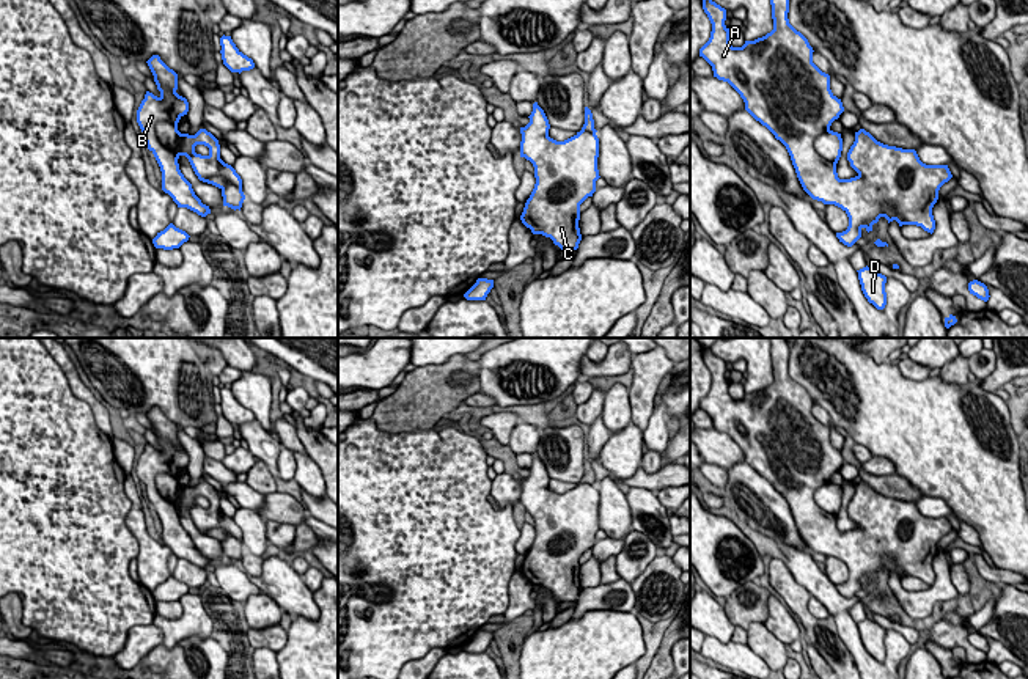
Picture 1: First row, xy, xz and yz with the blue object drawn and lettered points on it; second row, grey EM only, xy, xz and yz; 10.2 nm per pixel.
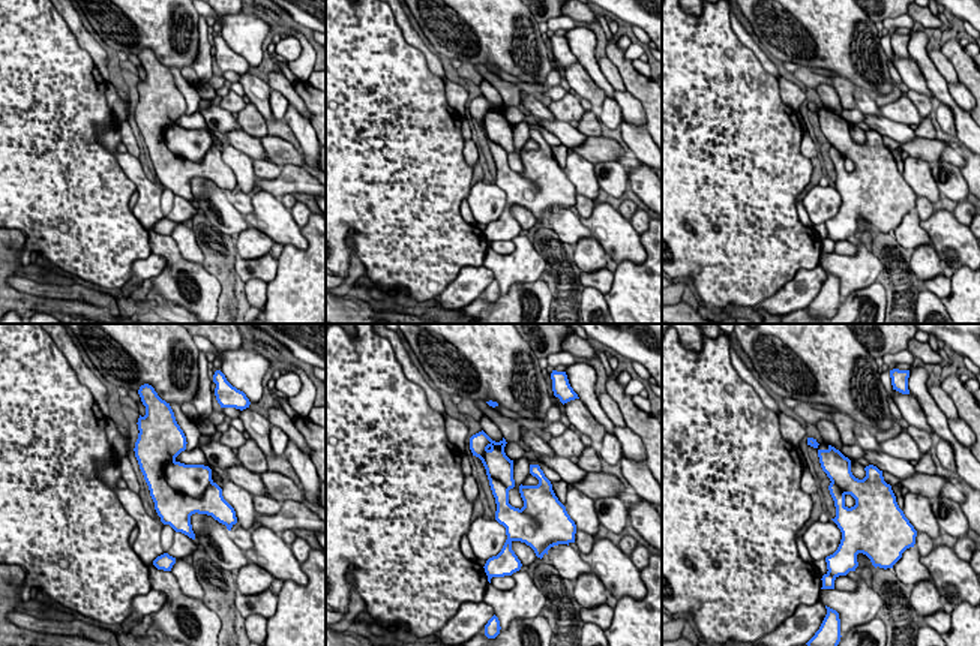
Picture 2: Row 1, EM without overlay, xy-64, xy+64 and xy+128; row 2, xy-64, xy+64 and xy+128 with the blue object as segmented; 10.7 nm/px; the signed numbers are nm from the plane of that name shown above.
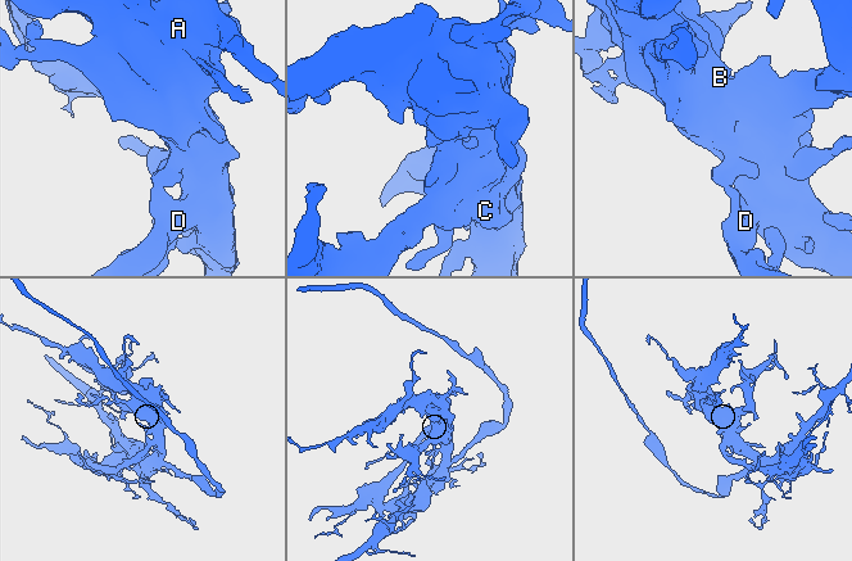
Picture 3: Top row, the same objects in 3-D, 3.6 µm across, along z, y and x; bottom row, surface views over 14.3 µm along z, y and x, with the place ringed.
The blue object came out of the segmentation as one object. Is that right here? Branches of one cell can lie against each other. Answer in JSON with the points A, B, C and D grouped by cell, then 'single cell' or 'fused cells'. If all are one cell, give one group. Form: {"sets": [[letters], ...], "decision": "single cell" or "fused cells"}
{"sets": [["A", "B", "C", "D"]], "decision": "single cell"}

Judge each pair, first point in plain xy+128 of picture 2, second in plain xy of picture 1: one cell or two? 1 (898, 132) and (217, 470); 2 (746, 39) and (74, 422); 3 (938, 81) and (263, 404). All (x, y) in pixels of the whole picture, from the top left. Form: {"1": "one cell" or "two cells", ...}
{"1": "two cells", "2": "two cells", "3": "one cell"}

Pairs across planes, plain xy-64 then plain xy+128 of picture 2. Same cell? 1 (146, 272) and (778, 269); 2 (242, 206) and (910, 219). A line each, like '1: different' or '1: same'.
1: different
2: different

